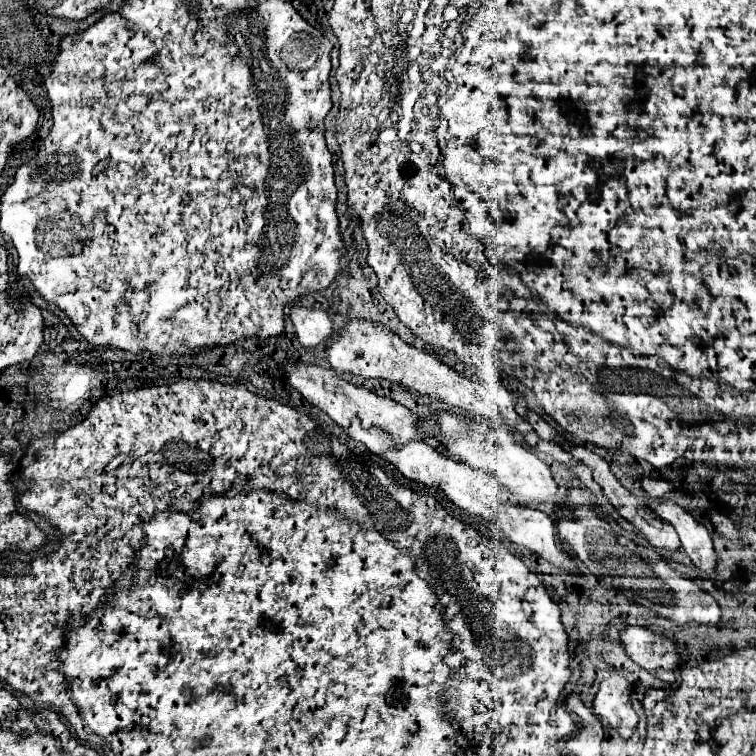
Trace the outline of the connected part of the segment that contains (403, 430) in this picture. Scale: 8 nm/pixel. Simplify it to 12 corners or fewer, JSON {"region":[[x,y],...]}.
{"region":[[317,365],[285,367],[289,383],[335,423],[423,441],[419,417]]}

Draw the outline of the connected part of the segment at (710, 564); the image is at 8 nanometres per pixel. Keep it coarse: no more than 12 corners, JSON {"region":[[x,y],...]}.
{"region":[[679,505],[661,517],[679,533],[681,547],[703,573],[717,567],[707,529]]}

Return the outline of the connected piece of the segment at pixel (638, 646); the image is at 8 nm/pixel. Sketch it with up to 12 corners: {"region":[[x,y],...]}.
{"region":[[627,627],[621,643],[645,671],[673,683],[675,643],[645,627]]}

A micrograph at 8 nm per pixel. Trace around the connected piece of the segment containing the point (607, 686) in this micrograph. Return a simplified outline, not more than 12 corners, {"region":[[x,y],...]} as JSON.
{"region":[[613,673],[601,683],[595,713],[621,737],[637,725],[633,687]]}

